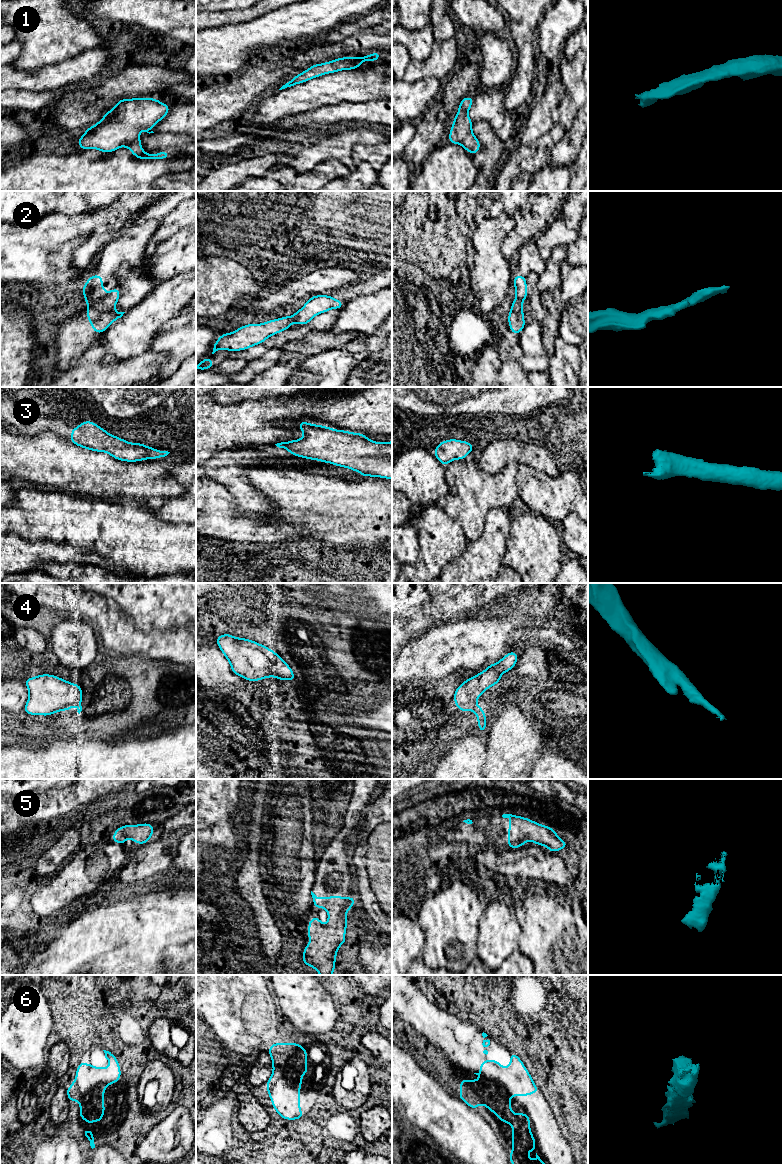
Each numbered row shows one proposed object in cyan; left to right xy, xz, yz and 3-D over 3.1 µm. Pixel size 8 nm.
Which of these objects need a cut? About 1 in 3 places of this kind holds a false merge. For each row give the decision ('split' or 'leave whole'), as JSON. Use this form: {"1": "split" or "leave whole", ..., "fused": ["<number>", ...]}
{"1": "leave whole", "2": "split", "3": "leave whole", "4": "leave whole", "5": "leave whole", "6": "split", "fused": ["2", "6"]}

